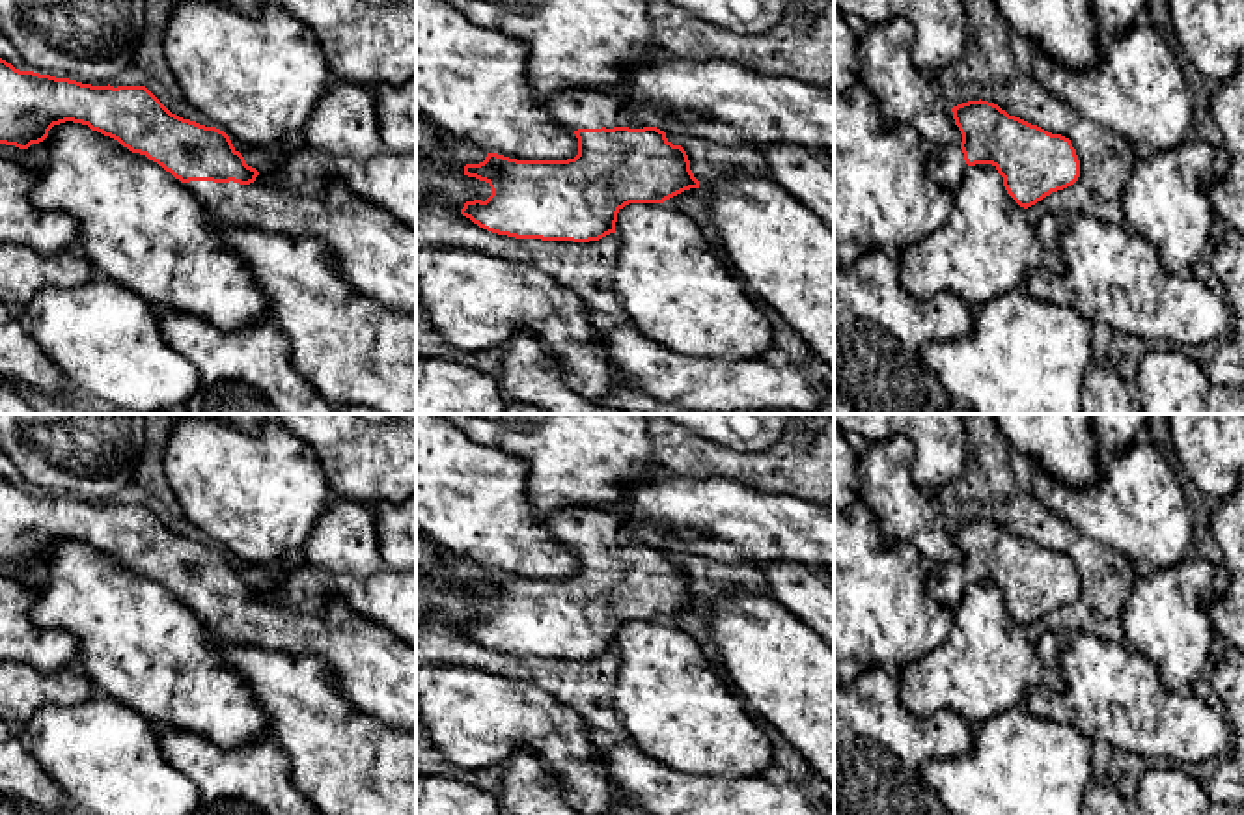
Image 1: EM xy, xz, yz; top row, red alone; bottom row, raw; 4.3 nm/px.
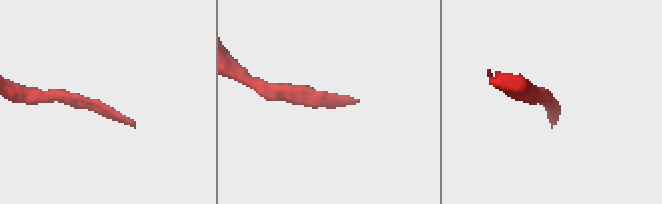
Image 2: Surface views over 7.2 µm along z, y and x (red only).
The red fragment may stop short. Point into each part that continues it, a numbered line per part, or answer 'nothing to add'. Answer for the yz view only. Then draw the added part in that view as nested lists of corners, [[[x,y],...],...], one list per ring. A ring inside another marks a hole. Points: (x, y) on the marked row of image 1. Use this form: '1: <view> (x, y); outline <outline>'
1: yz (946, 165); outline [[[946,145],[931,149],[927,170],[942,188],[955,192],[968,170],[968,164],[961,145]]]

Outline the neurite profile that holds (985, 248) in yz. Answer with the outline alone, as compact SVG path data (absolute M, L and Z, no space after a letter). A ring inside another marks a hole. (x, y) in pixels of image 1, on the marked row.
M992 164L968 166L944 226L905 246L897 261L899 280L914 297L946 291L972 310L1024 289L1033 269L1065 272L1063 257L1041 244Z

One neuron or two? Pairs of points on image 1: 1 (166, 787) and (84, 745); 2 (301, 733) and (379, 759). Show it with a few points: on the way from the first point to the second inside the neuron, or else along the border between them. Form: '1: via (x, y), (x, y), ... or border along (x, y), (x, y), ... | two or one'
1: via (146, 787), (135, 787), (105, 758) | one
2: via (319, 733), (345, 759), (360, 759) | one

